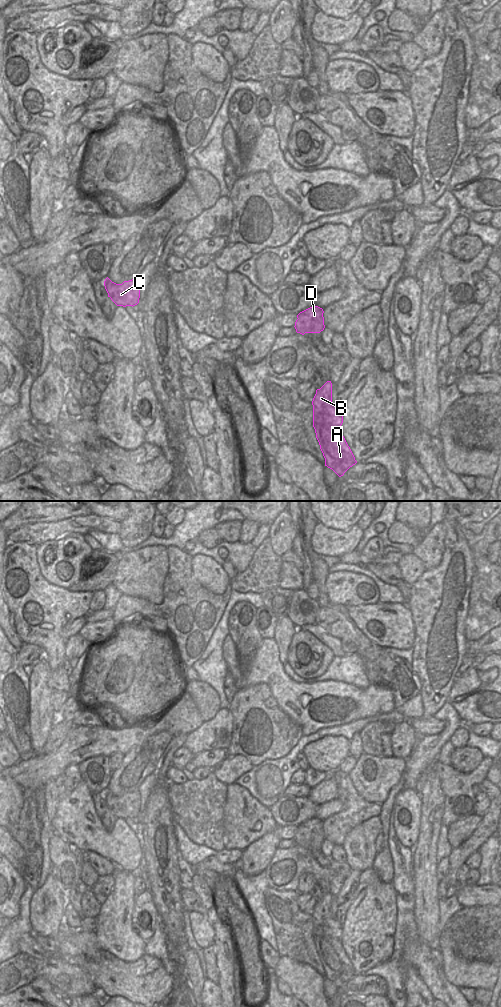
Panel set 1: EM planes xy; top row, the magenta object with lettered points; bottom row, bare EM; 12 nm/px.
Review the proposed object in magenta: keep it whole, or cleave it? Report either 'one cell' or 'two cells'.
two cells

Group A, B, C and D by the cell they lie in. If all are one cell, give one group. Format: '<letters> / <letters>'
A B / C D

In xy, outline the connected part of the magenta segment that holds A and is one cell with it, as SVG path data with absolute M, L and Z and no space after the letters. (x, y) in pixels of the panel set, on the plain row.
M331 893L316 902L312 917L313 939L325 978L341 989L357 973L341 943L343 925L332 914Z

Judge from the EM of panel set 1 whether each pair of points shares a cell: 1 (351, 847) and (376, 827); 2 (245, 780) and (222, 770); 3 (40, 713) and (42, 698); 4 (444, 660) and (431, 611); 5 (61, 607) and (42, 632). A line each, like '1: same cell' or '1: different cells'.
1: same cell
2: different cells
3: same cell
4: same cell
5: same cell

